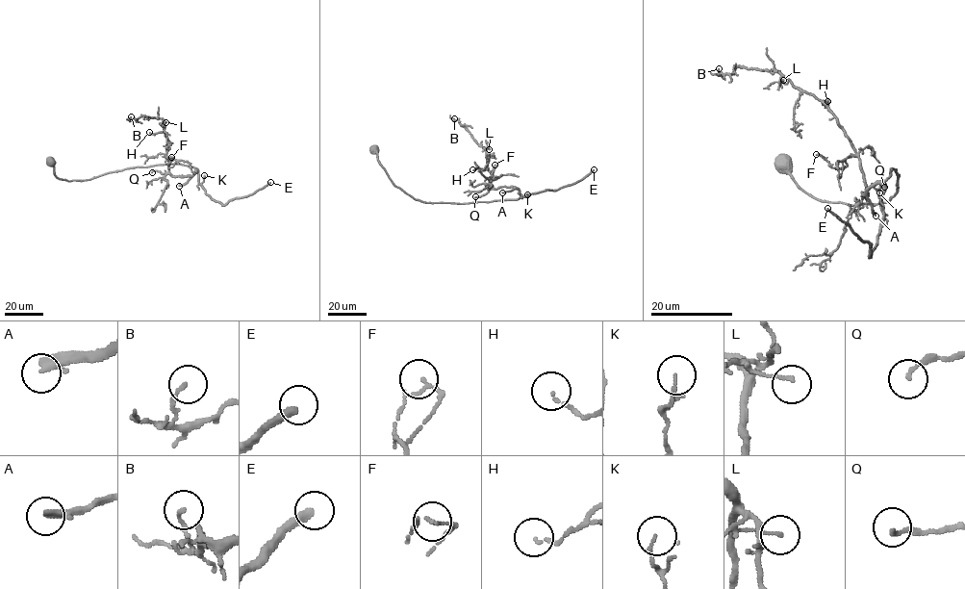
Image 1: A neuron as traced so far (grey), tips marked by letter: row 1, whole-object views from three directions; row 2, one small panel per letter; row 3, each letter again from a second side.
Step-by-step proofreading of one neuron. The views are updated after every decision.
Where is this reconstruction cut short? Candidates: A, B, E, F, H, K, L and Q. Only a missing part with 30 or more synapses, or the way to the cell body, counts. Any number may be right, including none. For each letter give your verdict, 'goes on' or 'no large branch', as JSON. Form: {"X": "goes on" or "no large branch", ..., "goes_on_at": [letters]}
{"A": "goes on", "B": "no large branch", "E": "goes on", "F": "no large branch", "H": "no large branch", "K": "no large branch", "L": "no large branch", "Q": "no large branch", "goes_on_at": ["A", "E"]}

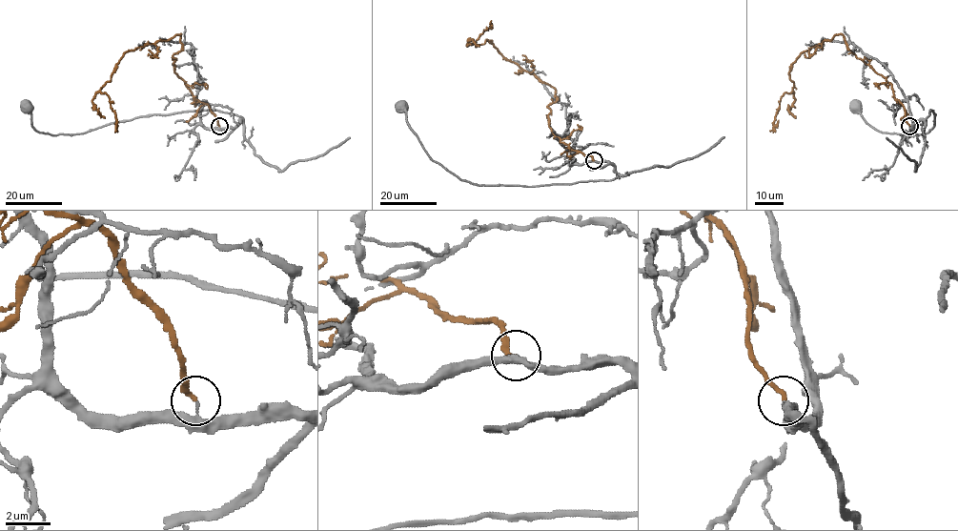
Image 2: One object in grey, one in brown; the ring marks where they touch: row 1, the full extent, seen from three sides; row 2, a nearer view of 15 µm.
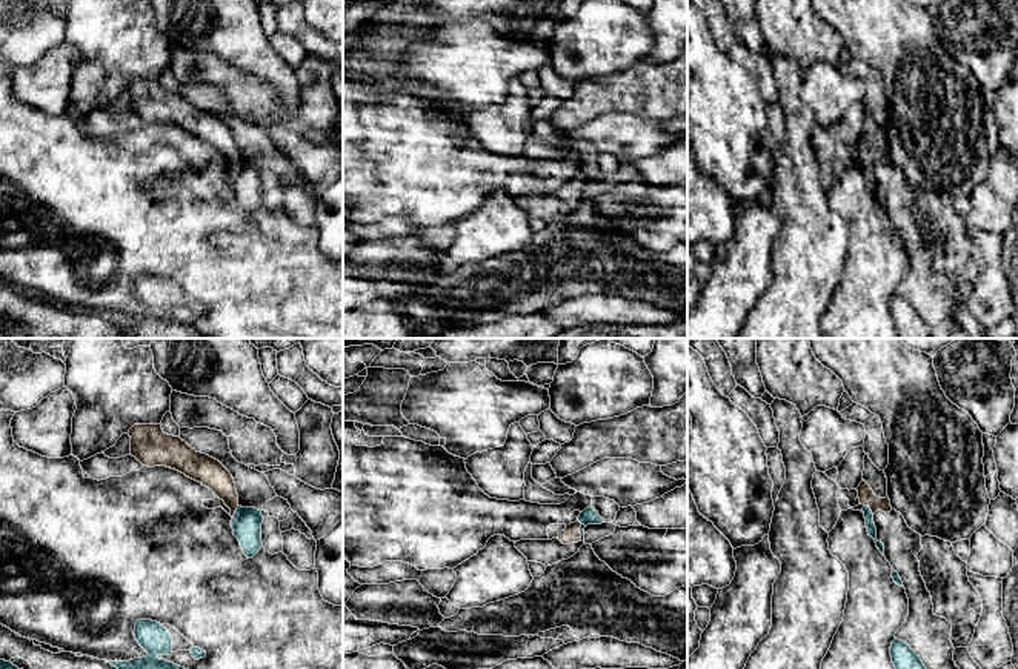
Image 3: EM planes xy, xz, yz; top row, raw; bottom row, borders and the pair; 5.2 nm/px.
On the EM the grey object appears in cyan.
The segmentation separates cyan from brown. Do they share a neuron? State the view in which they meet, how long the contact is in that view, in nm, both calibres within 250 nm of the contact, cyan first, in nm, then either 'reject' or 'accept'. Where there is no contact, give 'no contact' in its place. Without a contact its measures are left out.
yz | 70 nm | 50/90 nm | reject

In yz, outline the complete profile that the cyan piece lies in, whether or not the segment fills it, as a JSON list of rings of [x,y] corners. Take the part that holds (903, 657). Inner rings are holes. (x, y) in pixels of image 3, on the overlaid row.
[[[901,640],[892,641],[890,657],[895,669],[926,669],[915,651]]]

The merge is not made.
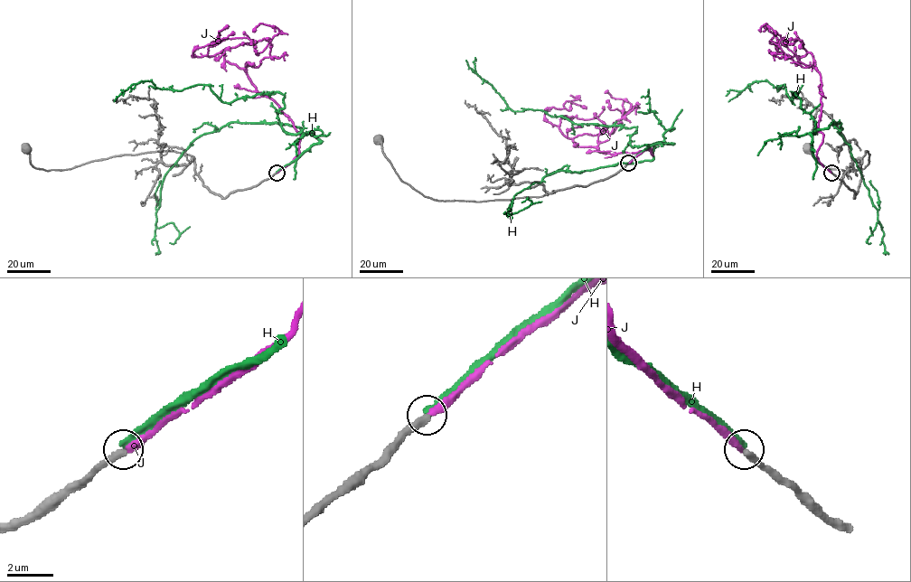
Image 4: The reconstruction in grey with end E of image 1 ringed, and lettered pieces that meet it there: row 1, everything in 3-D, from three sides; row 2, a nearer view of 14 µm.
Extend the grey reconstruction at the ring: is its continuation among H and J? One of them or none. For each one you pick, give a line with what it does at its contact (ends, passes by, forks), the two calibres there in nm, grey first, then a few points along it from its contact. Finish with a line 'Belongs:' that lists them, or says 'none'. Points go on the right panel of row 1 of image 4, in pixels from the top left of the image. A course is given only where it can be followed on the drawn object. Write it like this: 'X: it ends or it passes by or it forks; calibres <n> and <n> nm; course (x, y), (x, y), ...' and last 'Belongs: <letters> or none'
J: it ends; calibres 320 and 280 nm; course (831, 173), (816, 154), (822, 92), (812, 55), (802, 41), (782, 39), (766, 23), (761, 31)
Belongs: J

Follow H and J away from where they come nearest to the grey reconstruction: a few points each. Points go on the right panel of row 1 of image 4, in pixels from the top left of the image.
H: (831, 172), (813, 157), (811, 134), (839, 122), (882, 228), (877, 223), (870, 242)
J: (831, 173), (816, 154), (822, 92), (812, 55), (802, 41), (782, 39), (766, 23), (761, 31)

